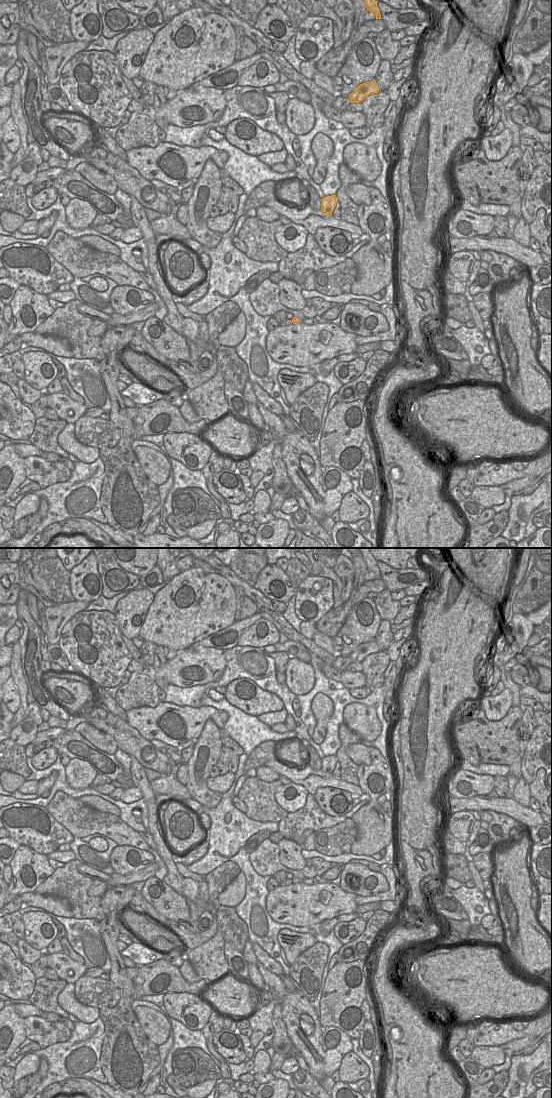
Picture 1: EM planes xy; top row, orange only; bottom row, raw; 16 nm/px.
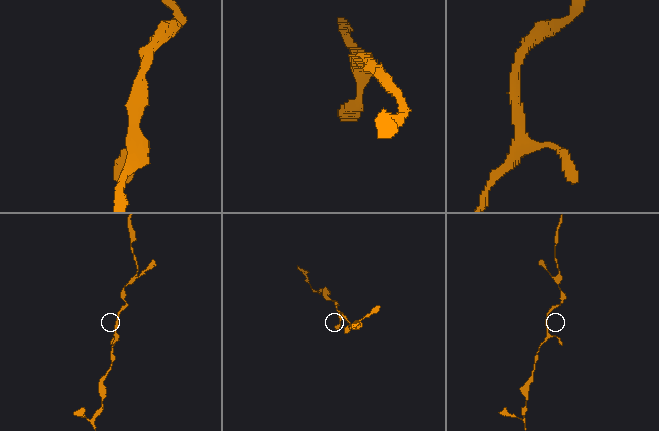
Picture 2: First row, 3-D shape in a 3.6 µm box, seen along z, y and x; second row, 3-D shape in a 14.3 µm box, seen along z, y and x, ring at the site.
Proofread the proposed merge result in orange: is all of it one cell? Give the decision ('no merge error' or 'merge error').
no merge error

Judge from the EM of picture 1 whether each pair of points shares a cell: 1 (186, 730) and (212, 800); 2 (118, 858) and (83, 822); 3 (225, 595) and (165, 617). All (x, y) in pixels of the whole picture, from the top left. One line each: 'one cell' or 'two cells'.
1: two cells
2: two cells
3: one cell

